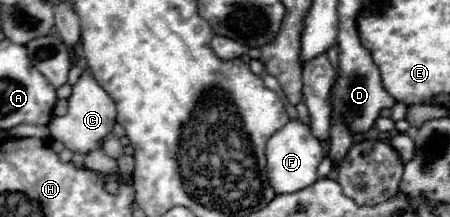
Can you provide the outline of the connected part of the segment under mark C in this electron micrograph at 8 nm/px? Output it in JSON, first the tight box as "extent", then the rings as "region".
{"extent":[49,72,115,154],"region":[[[85,72],[79,82],[73,86],[73,94],[69,98],[69,110],[65,116],[51,120],[49,130],[51,136],[59,142],[63,142],[63,146],[71,152],[81,152],[81,154],[89,154],[93,150],[97,150],[103,140],[113,132],[115,126],[115,102],[109,98],[109,94],[97,84],[97,80],[93,78],[91,72]]]}

